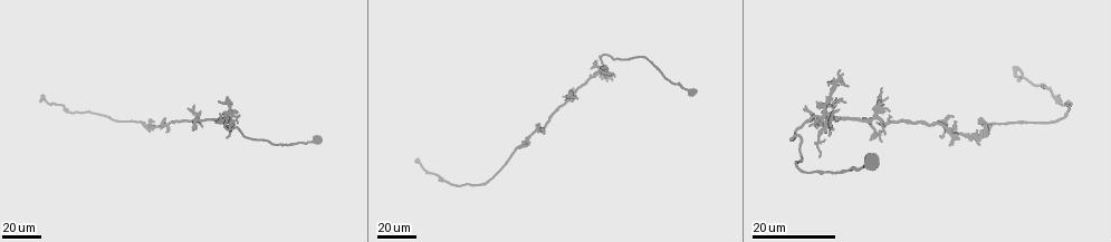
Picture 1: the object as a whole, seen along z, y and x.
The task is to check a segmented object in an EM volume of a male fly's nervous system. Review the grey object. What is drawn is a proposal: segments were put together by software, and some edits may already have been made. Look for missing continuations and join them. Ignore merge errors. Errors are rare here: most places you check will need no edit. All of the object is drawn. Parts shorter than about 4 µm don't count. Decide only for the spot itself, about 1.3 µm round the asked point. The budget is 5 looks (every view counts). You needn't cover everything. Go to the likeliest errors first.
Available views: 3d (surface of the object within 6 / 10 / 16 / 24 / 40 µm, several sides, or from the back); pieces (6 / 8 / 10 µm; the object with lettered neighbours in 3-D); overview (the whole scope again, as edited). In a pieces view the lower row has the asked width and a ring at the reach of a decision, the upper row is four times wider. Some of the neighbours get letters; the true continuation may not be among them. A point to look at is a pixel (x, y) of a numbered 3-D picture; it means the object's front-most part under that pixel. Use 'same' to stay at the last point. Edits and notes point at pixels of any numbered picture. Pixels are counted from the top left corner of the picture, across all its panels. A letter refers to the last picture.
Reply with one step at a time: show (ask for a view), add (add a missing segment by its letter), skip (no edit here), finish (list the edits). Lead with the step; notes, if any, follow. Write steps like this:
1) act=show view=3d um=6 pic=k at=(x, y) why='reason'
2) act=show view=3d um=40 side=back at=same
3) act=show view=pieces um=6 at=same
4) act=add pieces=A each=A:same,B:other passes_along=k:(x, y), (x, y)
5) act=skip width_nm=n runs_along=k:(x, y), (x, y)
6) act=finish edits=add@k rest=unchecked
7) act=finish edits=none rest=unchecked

act=show view=3d um=40 pic=1 at=(977, 128)

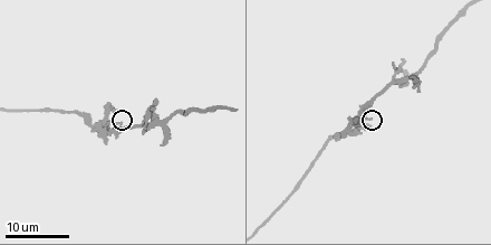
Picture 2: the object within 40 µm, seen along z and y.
act=show view=pieces um=10 pic=2 at=(371, 117)

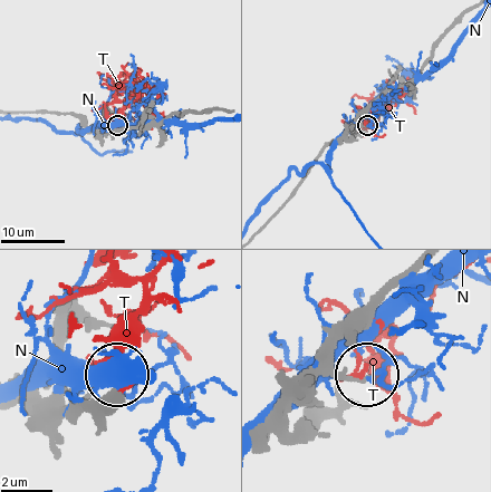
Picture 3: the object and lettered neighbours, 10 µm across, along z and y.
act=skip each=N:other,T:other found='none of them fits'

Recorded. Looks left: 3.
act=show view=3d um=24 pic=1 at=(571, 102) why='branch stops here'

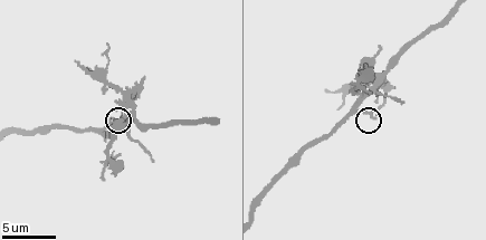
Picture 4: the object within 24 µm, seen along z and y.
act=show view=pieces um=6 pic=4 at=(374, 119)

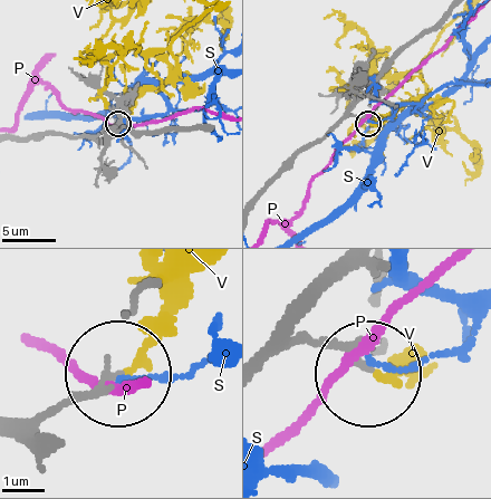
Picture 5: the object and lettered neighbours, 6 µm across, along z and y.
act=skip width_nm=200 each=P:other,S:other,V:other runs_along=5:(46, 439), (56, 411), (117, 378) found='none of them fits'

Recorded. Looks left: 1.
act=finish edits=none rest=unchecked

